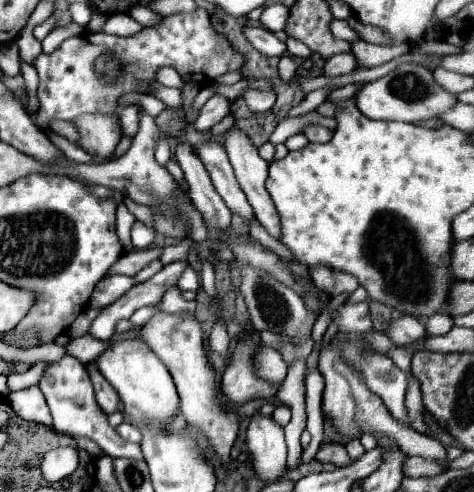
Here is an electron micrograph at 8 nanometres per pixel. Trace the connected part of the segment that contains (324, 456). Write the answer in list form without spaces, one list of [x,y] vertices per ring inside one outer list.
[[[336,443],[336,445],[328,445],[326,449],[318,449],[318,453],[314,455],[316,461],[322,461],[322,463],[334,463],[338,467],[344,467],[344,465],[350,465],[352,459],[348,457],[346,449],[342,443]]]

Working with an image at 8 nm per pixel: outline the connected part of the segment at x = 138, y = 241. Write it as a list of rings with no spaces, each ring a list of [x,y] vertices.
[[[140,221],[134,223],[134,227],[132,227],[132,245],[134,245],[134,249],[148,249],[148,247],[152,247],[154,245],[154,237],[156,237],[154,229],[146,227]]]

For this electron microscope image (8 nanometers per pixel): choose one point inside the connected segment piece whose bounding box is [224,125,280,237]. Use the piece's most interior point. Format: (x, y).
(251, 170)

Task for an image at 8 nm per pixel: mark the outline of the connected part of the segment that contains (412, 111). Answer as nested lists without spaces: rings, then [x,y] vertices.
[[[402,63],[382,79],[376,79],[372,83],[364,83],[362,89],[356,93],[356,107],[360,113],[364,113],[370,119],[384,119],[384,121],[406,121],[416,123],[422,119],[438,117],[440,113],[448,111],[456,103],[456,95],[444,91],[434,79],[432,71],[414,65],[414,63]]]

